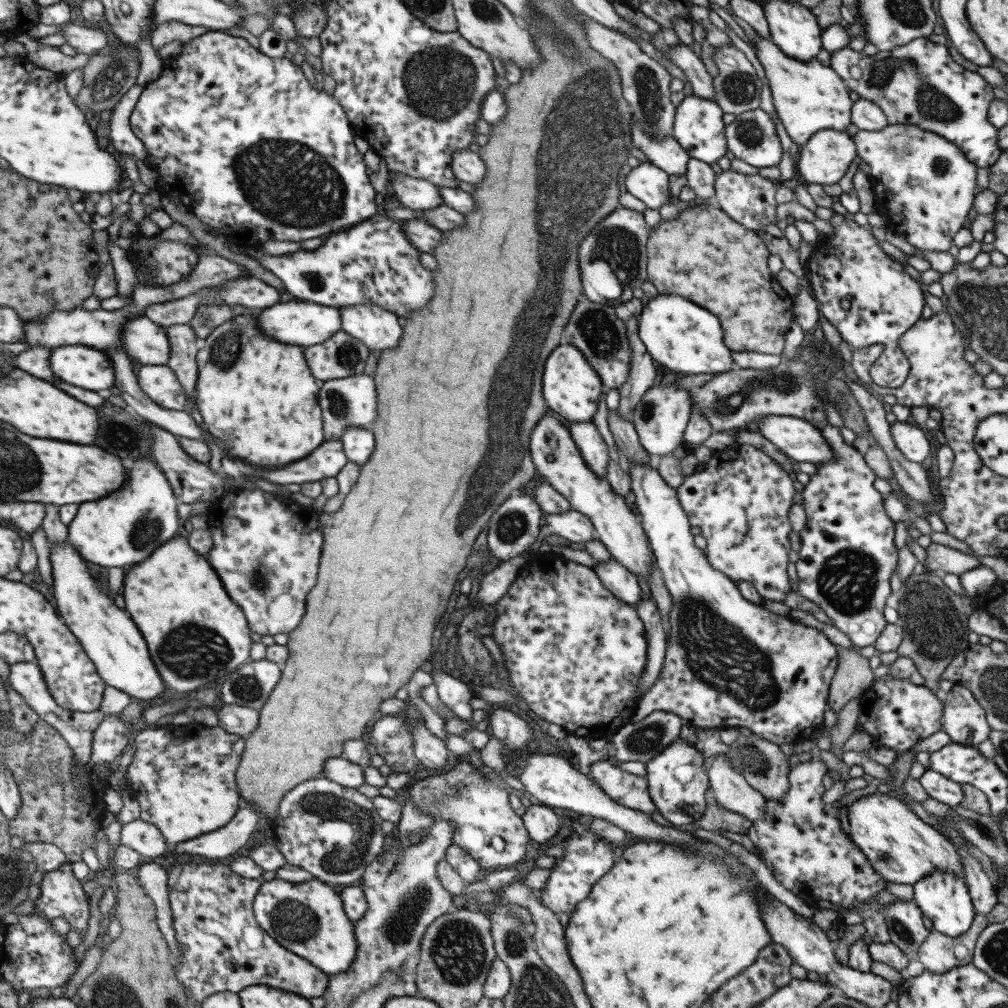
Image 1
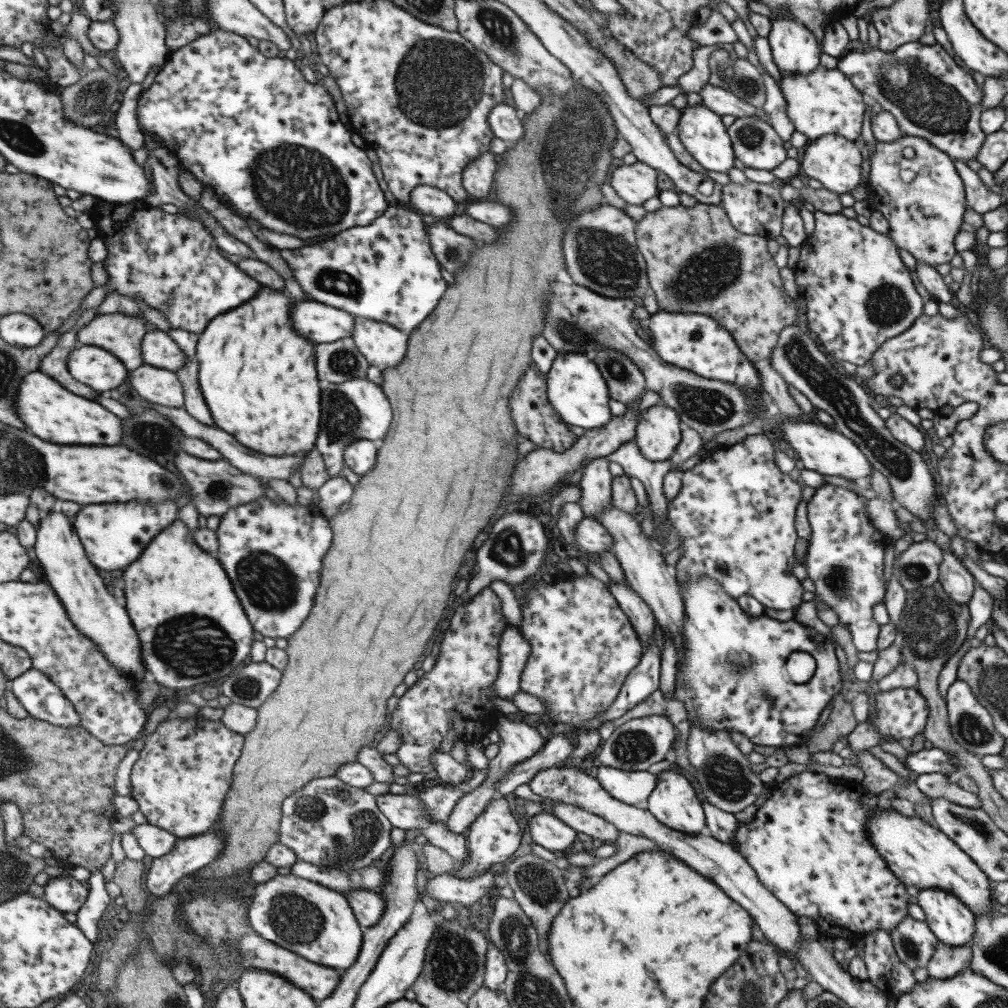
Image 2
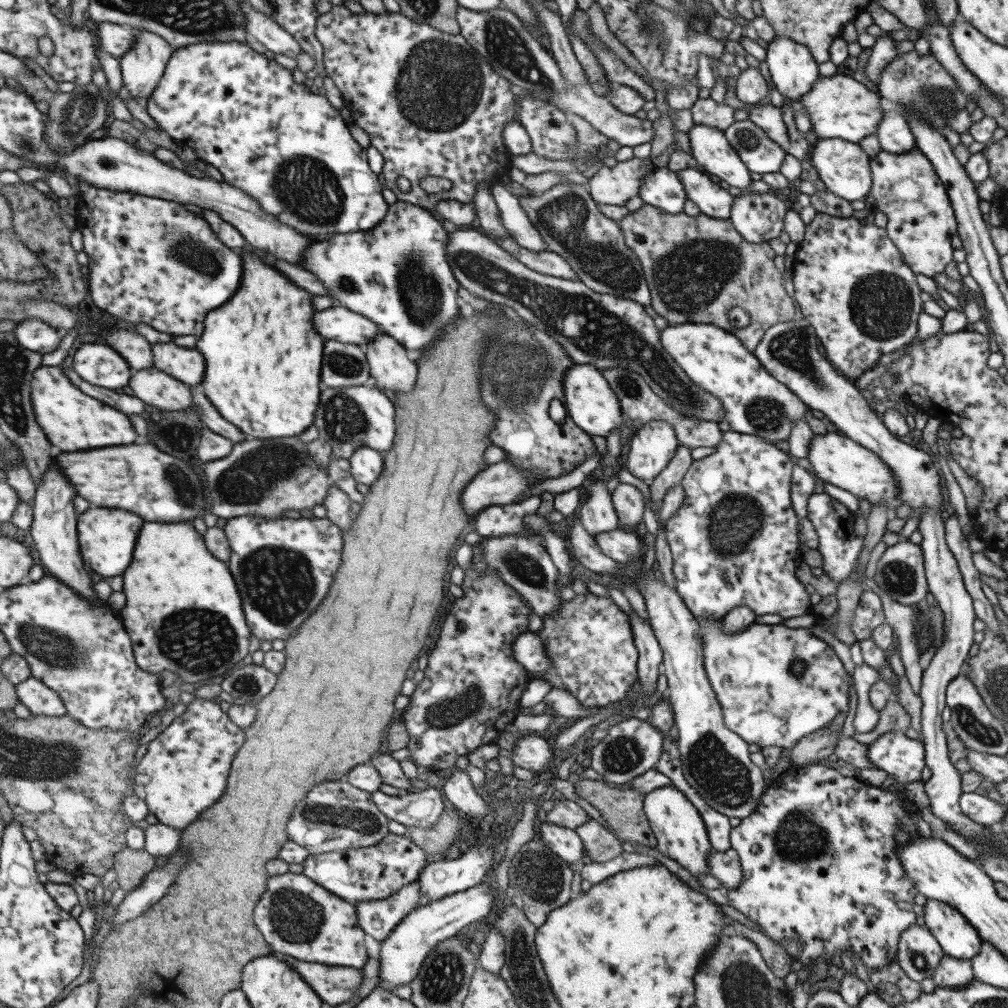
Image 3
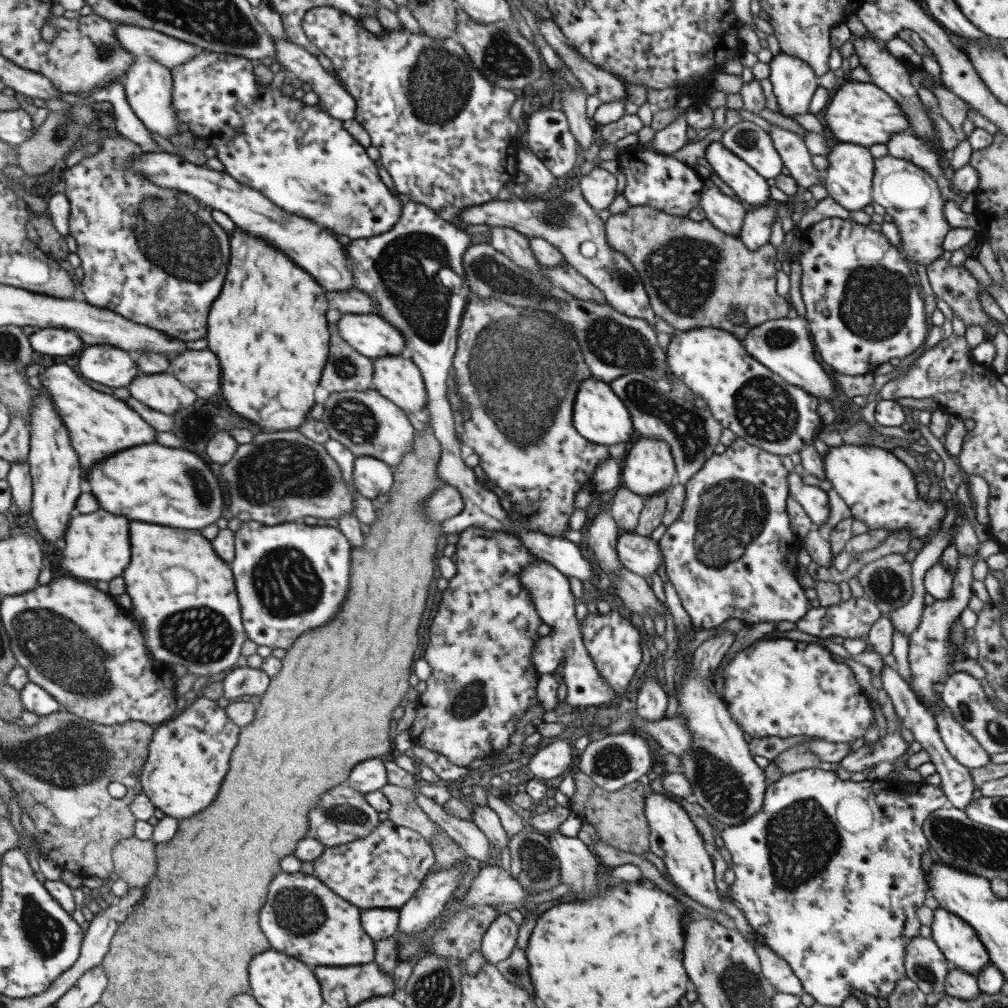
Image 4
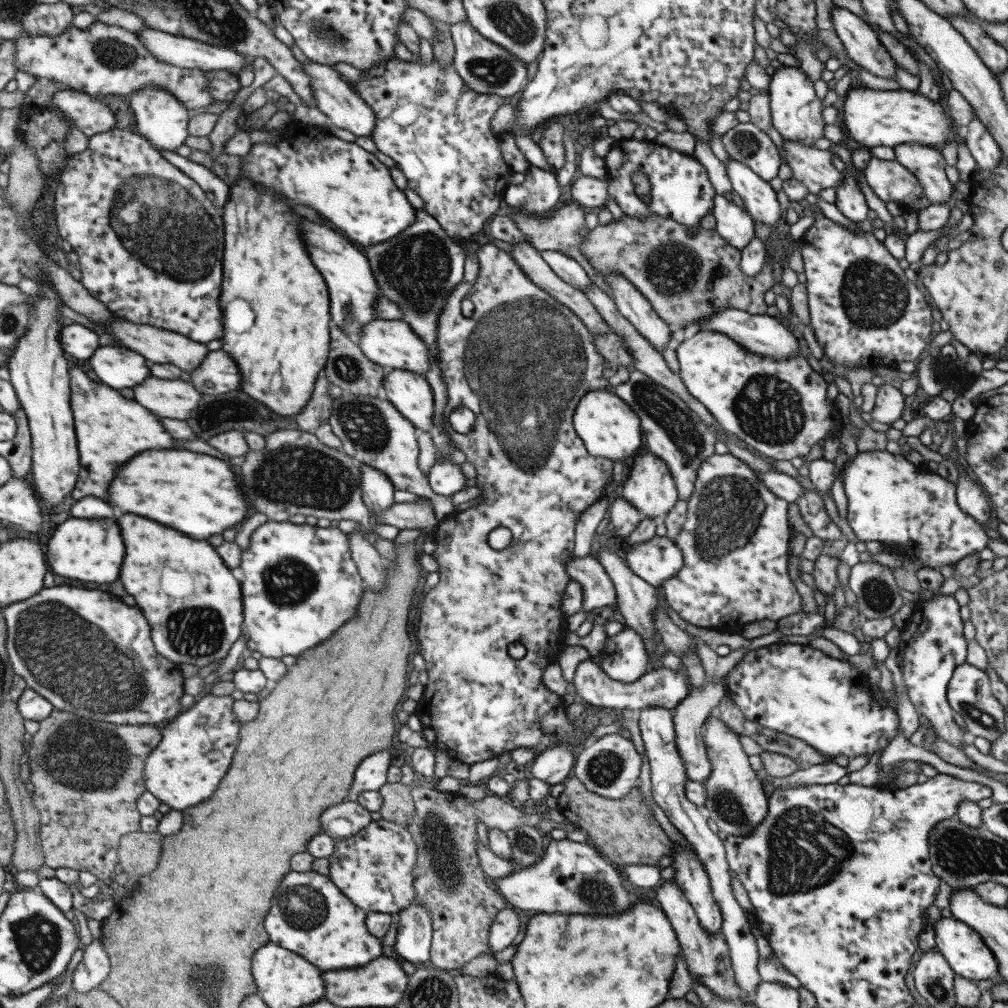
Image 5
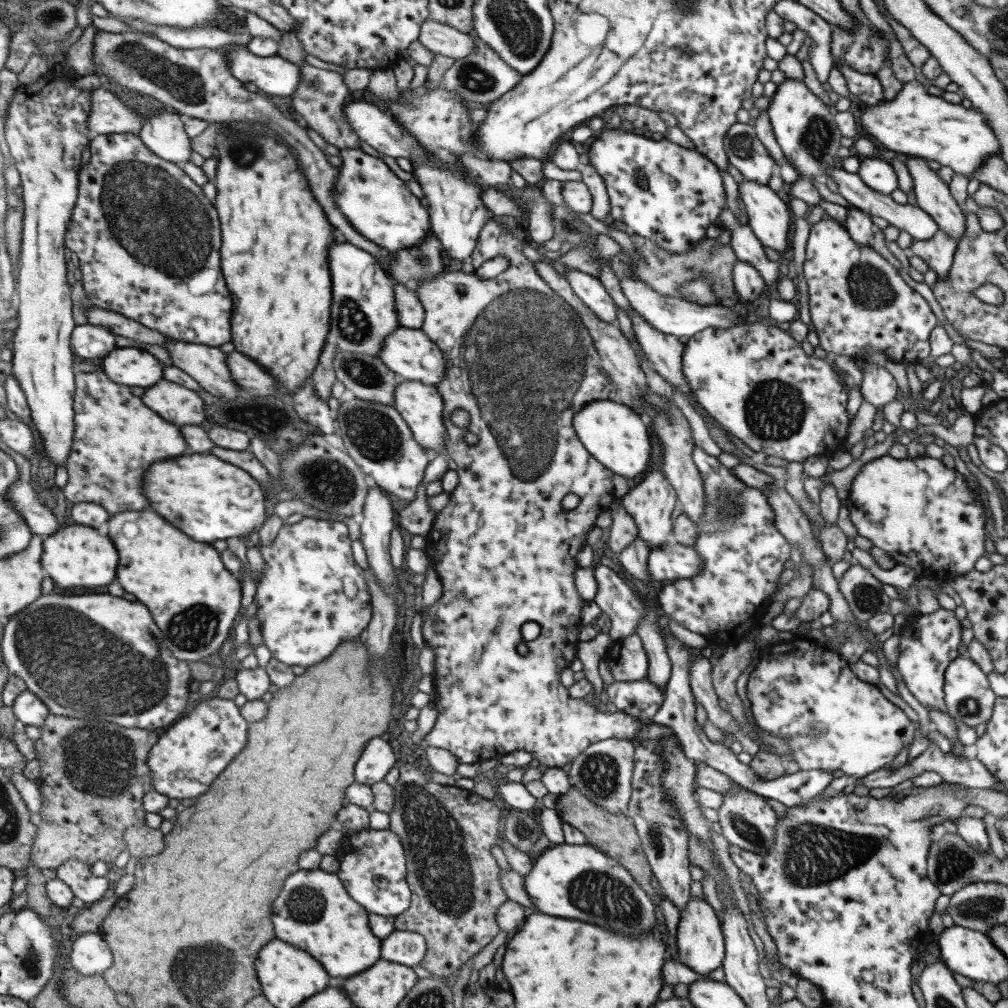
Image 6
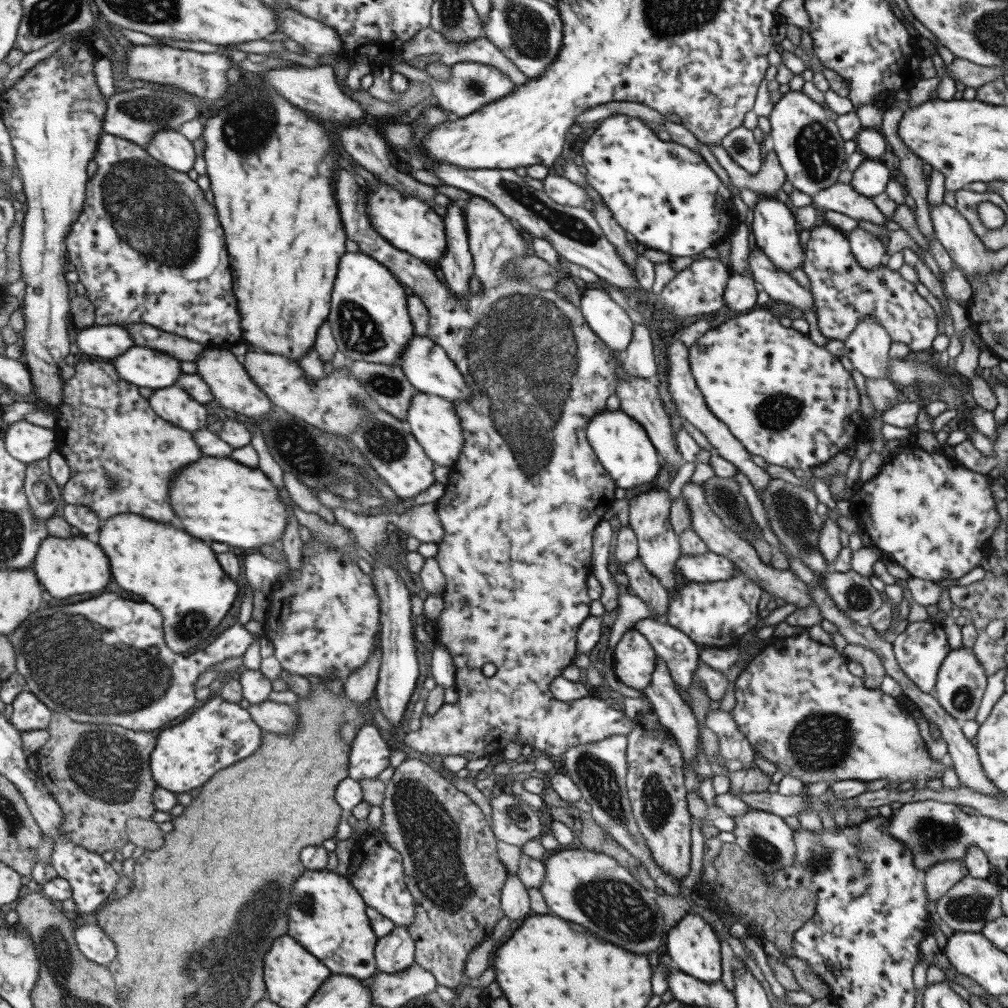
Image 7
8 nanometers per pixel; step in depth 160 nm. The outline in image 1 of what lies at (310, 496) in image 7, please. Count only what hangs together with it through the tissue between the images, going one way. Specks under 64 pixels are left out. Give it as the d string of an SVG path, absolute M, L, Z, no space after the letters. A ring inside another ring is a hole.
M232 489L213 503L208 511L212 548L205 556L215 571L227 596L244 615L250 631L261 636L292 631L305 612L308 592L315 586L323 548L323 535L316 512L291 503L282 504L269 492L260 489Z

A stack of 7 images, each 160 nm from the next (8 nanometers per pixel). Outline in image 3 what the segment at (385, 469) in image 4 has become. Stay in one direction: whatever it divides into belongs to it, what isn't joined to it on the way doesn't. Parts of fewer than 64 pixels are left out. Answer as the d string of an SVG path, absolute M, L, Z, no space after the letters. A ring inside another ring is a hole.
M356 448L348 458L351 476L359 484L369 486L382 471L382 453L367 448Z

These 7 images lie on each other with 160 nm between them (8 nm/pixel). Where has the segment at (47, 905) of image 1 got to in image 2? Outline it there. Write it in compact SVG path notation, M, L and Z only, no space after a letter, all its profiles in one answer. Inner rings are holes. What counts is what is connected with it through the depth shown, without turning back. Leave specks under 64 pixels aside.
M71 875L49 877L42 886L43 895L41 898L51 907L59 912L76 913L86 902L87 890L71 878Z

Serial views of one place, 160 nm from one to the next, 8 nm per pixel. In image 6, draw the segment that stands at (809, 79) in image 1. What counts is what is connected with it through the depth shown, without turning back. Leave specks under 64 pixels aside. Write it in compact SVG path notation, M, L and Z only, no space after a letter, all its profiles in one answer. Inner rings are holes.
M915 78L900 84L893 100L879 102L877 106L867 106L861 110L859 126L867 137L880 147L898 154L933 160L948 166L954 173L967 178L983 162L984 158L999 155L999 143L981 113L963 104L950 104L937 96L930 96Z

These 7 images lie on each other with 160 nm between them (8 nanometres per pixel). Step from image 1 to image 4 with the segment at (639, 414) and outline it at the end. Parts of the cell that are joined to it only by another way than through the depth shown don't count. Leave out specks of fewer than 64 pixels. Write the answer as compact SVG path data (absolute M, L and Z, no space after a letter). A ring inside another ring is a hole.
M641 436L632 445L632 448L629 448L627 455L624 455L621 461L622 486L642 496L642 498L651 496L659 491L668 492L669 488L676 482L675 465L667 442L661 439L650 439L649 437Z

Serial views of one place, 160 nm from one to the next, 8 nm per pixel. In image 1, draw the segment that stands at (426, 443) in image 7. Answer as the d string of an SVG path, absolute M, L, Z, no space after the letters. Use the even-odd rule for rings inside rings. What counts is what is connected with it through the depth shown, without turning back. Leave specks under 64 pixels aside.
M373 303L354 304L348 307L339 307L340 330L345 331L351 338L365 344L368 351L379 352L385 348L397 346L397 340L401 336L401 326L397 324L397 315L382 309Z

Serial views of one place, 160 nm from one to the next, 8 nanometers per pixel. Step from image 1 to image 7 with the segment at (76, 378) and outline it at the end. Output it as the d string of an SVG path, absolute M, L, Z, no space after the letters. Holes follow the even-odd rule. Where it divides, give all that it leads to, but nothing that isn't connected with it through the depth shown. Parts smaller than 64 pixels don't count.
M131 346L116 356L112 359L112 365L121 380L136 387L167 388L175 385L177 376L181 374L175 358L139 346Z

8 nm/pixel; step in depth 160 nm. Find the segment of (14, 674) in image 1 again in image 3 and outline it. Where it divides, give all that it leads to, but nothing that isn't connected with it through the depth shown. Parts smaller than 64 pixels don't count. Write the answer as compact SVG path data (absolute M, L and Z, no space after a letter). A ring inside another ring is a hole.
M30 677L16 686L17 696L32 715L63 716L66 714L64 701L41 681Z

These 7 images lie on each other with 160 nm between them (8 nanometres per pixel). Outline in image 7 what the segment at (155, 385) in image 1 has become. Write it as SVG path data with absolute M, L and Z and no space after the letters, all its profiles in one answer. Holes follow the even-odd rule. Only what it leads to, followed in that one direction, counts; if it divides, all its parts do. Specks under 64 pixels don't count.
M175 385L153 389L153 394L149 396L147 402L159 418L163 418L187 432L205 428L207 420L209 420L203 405L191 400L187 396L187 392L183 392L181 387L177 388Z

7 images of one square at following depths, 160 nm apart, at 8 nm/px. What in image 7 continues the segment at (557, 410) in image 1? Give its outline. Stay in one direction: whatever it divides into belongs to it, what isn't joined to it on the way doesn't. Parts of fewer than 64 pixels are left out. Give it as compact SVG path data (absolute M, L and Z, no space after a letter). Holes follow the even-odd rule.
M607 409L594 414L585 427L585 436L599 464L607 471L617 487L641 488L650 484L659 470L659 454L643 427L623 411Z

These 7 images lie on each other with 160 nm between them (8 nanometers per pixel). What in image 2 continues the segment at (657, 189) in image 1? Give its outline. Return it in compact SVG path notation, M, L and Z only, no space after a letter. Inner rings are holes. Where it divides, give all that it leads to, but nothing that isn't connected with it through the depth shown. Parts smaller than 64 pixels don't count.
M638 160L631 165L620 162L618 166L615 163L611 168L609 185L627 205L642 205L658 193L655 173L654 168Z

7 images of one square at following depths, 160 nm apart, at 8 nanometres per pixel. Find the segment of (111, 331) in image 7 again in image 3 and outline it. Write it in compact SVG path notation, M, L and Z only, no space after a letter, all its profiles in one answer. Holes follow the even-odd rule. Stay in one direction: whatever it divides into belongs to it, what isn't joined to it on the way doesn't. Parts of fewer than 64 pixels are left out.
M37 319L20 321L13 331L26 350L39 355L55 351L61 340L60 332Z

